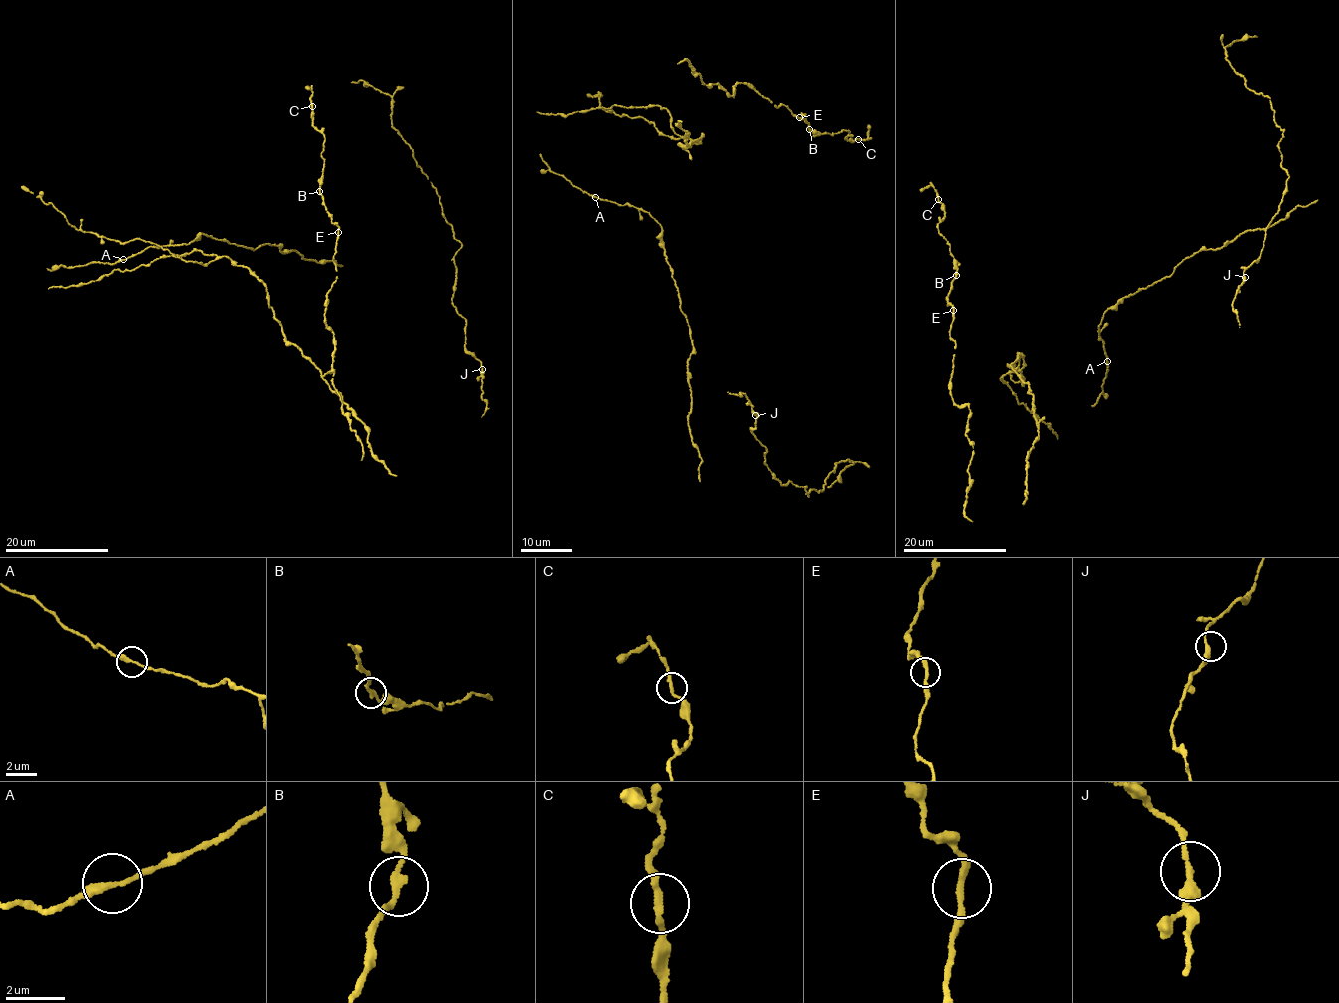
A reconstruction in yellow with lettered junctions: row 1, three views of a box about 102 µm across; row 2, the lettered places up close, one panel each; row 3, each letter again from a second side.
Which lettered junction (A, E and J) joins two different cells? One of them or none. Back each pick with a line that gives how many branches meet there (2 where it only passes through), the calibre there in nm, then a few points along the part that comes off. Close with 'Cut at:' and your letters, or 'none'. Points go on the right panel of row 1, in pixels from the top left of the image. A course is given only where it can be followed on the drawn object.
Cut at: none

